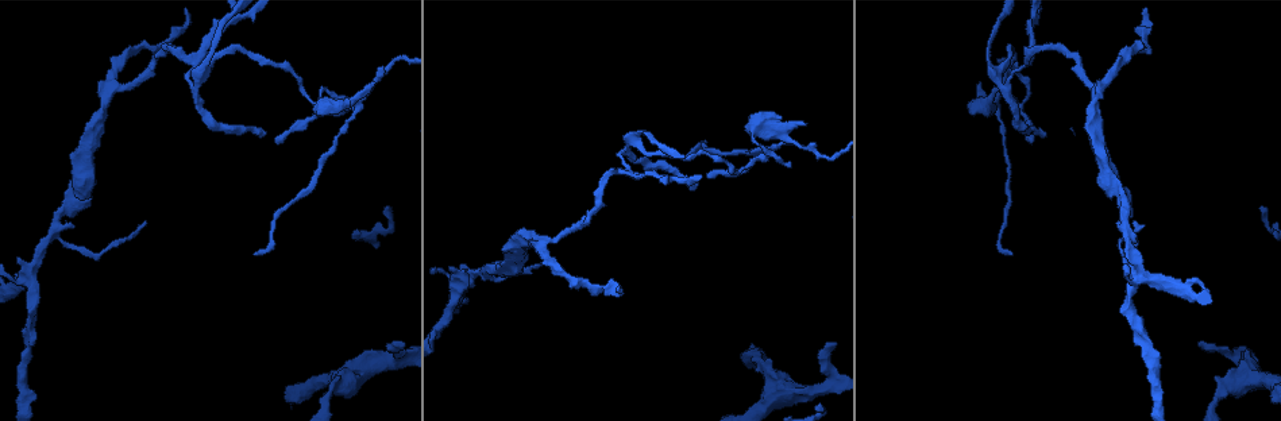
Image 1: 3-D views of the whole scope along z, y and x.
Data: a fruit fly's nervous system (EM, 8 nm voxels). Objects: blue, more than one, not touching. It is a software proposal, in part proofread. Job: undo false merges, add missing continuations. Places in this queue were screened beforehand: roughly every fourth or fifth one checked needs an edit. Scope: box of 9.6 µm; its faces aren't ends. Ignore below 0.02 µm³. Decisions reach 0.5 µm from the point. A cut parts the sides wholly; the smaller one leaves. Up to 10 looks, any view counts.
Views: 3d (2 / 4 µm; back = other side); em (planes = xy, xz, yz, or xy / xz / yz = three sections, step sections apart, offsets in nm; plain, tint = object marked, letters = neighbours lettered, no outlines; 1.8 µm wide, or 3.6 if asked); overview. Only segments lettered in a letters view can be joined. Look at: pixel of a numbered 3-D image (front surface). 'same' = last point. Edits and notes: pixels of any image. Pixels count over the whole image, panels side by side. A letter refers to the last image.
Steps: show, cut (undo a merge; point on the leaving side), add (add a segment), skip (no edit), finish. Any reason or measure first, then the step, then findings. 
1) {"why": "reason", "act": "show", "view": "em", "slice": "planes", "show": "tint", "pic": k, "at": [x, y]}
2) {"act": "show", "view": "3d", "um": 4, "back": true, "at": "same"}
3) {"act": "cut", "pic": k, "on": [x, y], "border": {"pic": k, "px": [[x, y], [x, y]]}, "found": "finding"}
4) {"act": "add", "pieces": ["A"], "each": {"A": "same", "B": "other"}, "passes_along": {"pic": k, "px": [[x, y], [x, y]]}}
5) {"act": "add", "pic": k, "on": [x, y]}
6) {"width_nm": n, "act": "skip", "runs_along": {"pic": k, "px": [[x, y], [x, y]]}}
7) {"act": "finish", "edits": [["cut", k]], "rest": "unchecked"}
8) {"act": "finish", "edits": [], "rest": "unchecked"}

{"act": "show", "view": "3d", "um": 4, "pic": 1, "at": [1043, 133]}

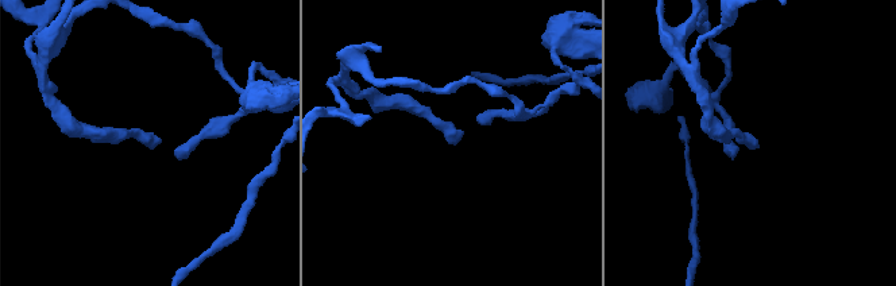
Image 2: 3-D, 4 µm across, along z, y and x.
{"why": "shape alone is not enough", "act": "show", "view": "em", "slice": "xy", "step": 16, "show": "tint", "pic": 2, "at": [754, 147]}

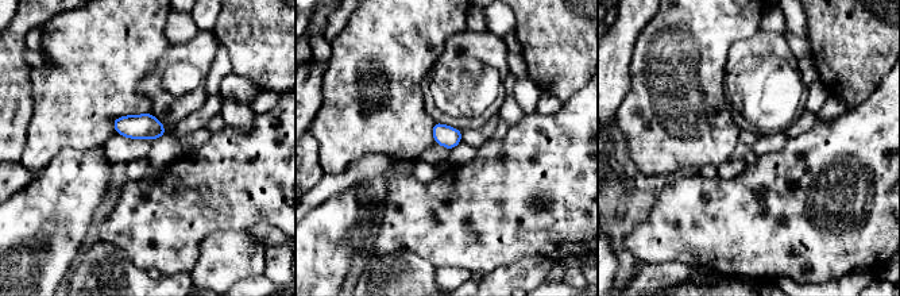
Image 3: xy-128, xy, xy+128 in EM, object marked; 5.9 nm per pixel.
{"why": "cut it another way", "act": "show", "view": "em", "slice": "planes", "show": "letters", "at": "same"}

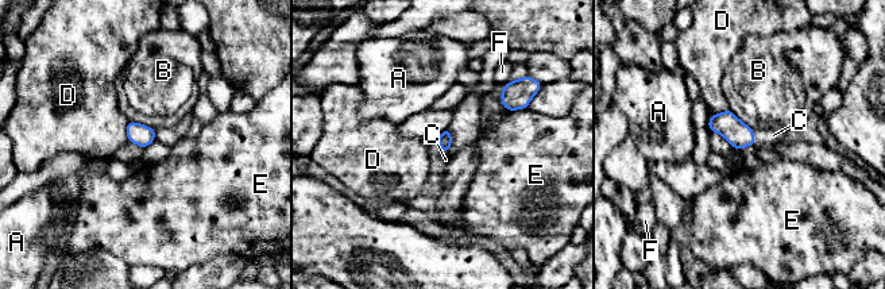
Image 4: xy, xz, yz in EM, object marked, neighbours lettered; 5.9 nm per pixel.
{"longest_contact_nm": ["B", 170], "act": "add", "pic": 4, "on": [773, 135], "each": {"A": "other", "B": "other", "C": "same", "D": "other", "E": "other", "F": "other"}, "found": "it goes on there"}

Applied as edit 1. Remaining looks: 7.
{"why": "four or more arms meet", "act": "show", "view": "3d", "um": 2, "pic": 1, "at": [1007, 85]}

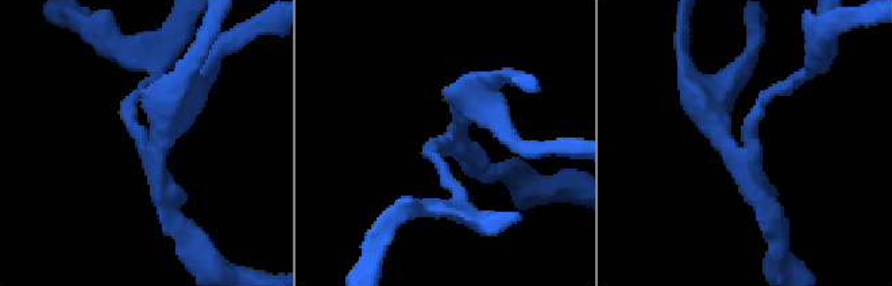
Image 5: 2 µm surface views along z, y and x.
{"arms": 4, "why": "now the EM", "act": "show", "view": "em", "slice": "planes", "show": "tint", "pic": 5, "at": [136, 137]}

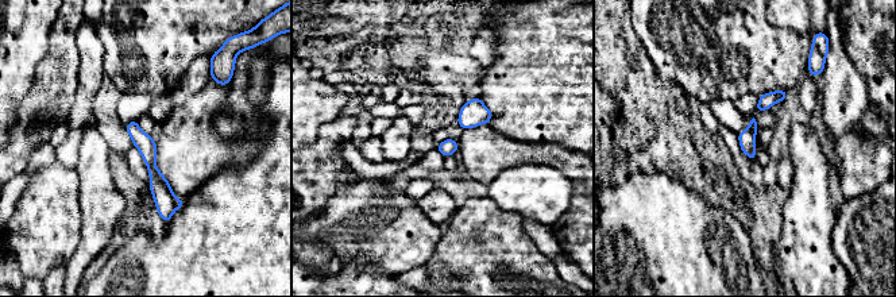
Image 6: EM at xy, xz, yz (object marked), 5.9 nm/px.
{"act": "show", "view": "em", "slice": "planes", "show": "letters", "at": "same"}

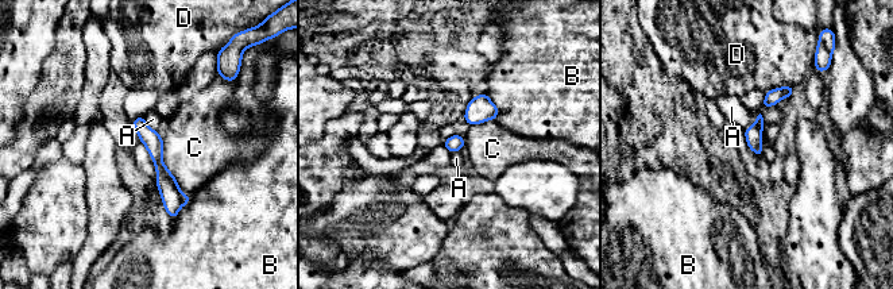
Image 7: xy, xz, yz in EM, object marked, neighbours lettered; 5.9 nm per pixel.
{"longest_contact_nm": ["C", 380], "act": "cut", "pic": 7, "on": [170, 193], "each": {"A": "other", "B": "other", "C": "other", "D": "other"}, "border": {"pic": 7, "px": [[155, 165], [178, 188], [182, 204]]}, "found": "two neurons meet here"}

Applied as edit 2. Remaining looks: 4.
{"act": "show", "view": "overview"}

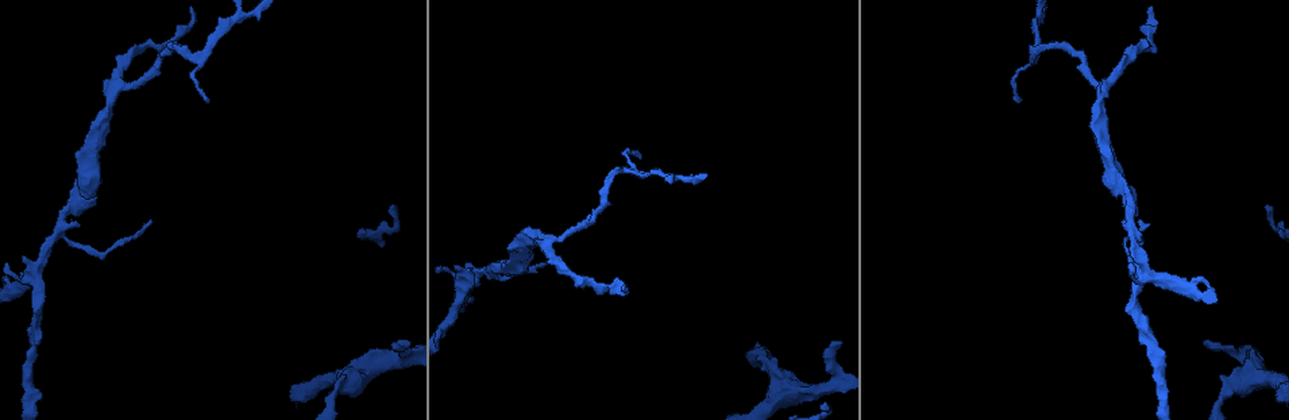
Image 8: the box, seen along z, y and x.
{"why": "a fork", "act": "show", "view": "3d", "um": 2, "pic": 8, "at": [34, 275]}

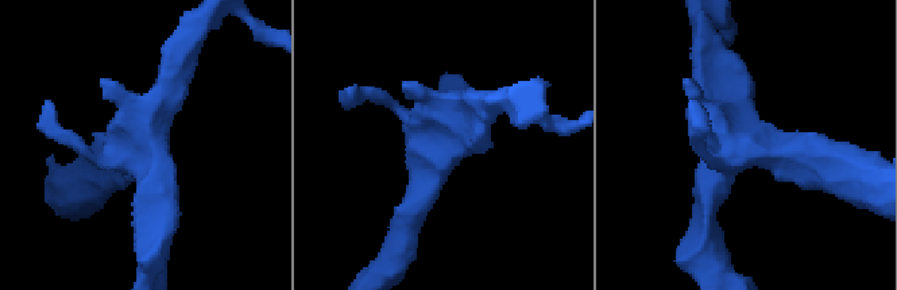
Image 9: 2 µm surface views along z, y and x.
{"why": "now the EM", "act": "show", "view": "em", "slice": "planes", "show": "letters", "pic": 9, "at": [449, 120]}

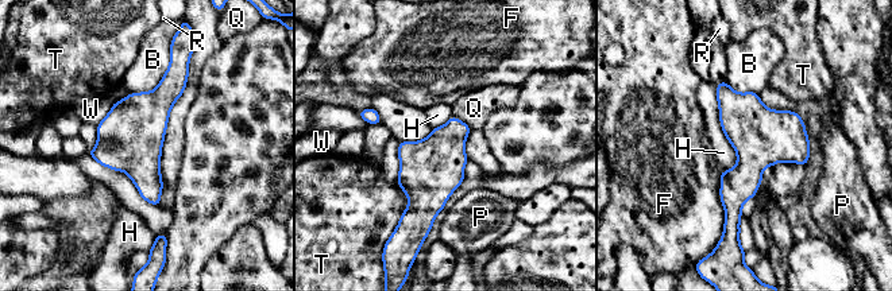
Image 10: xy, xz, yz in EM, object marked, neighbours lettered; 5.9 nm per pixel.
{"width_nm": 340, "act": "skip", "each": {"B": "other", "F": "other", "H": "other", "P": "other", "Q": "other", "R": "other", "T": "other", "W": "other"}, "found": "one neuron here"}

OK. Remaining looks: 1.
{"act": "finish", "edits": [["add", 4], ["cut", 7]], "rest": "unchecked"}

